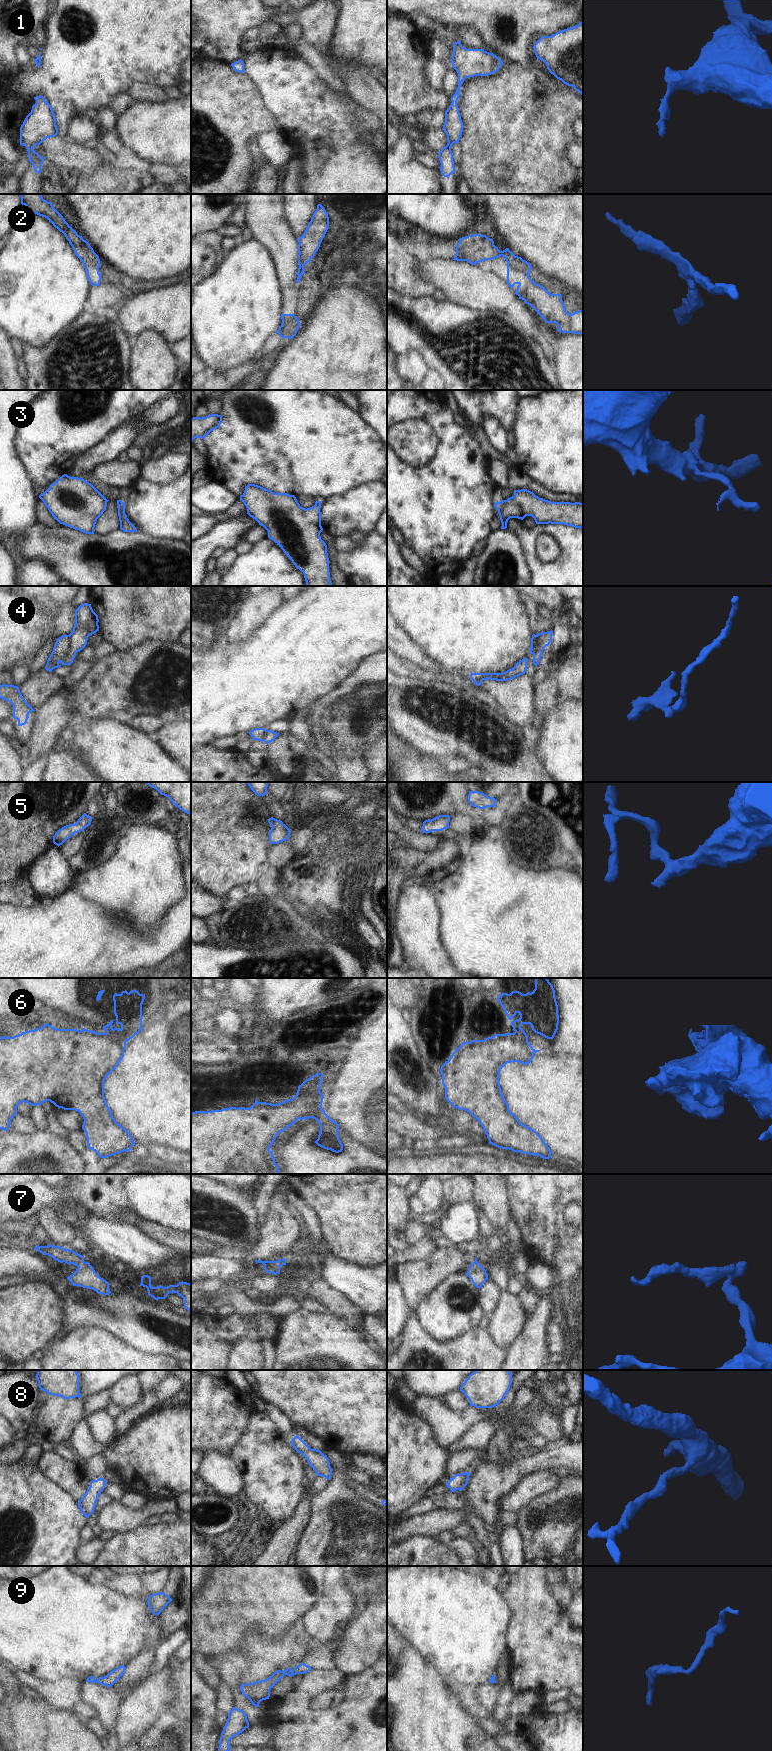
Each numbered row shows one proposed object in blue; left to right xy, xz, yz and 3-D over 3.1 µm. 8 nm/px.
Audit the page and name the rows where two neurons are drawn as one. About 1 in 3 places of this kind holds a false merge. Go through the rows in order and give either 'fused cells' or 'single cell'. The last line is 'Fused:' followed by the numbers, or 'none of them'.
1: single cell
2: single cell
3: single cell
4: fused cells
5: single cell
6: fused cells
7: single cell
8: single cell
9: single cell
Fused: 4, 6

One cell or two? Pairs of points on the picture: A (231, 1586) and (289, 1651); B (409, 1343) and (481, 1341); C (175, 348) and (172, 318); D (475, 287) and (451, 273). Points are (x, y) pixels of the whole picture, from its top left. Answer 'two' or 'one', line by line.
A: two
B: one
C: two
D: one

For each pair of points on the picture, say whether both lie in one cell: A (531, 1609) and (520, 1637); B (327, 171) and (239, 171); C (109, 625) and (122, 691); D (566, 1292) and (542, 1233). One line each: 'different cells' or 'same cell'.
A: same cell
B: different cells
C: different cells
D: same cell

